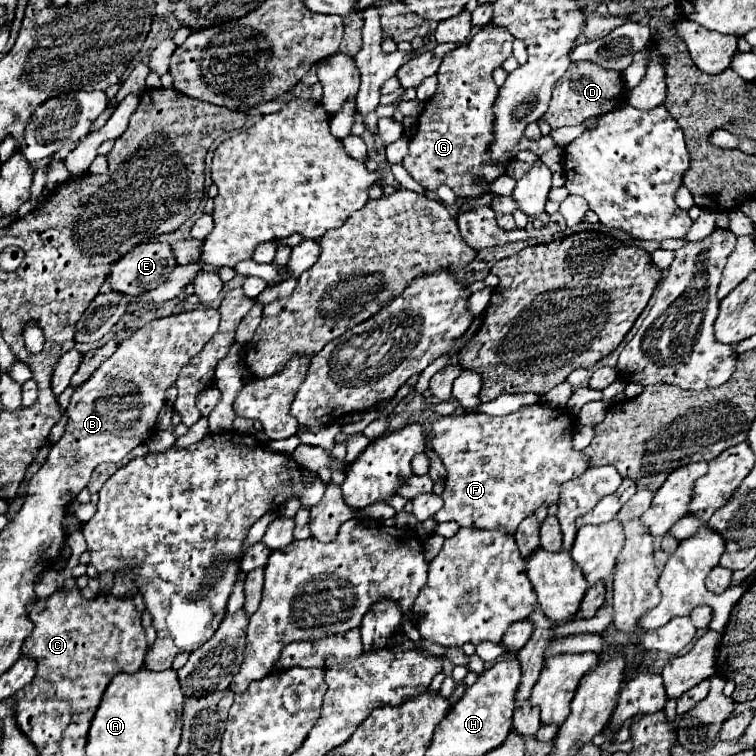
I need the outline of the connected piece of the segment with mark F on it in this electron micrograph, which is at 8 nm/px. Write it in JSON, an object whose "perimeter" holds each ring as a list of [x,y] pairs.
{"perimeter":[[[546,405],[524,407],[504,417],[492,417],[486,413],[442,417],[430,429],[432,449],[448,471],[442,491],[444,507],[434,515],[434,519],[438,523],[456,521],[462,527],[504,529],[508,533],[516,533],[526,515],[533,514],[542,504],[557,504],[560,486],[580,477],[588,469],[588,459],[572,449],[572,429],[574,417],[566,409],[550,409]]]}

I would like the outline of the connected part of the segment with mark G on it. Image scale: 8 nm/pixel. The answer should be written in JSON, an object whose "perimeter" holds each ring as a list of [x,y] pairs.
{"perimeter":[[[488,23],[488,25],[480,27],[480,31],[472,37],[470,43],[460,45],[460,47],[456,47],[444,55],[442,65],[436,73],[438,75],[438,91],[432,99],[426,101],[424,111],[416,123],[416,133],[410,139],[408,155],[402,161],[404,169],[424,189],[436,191],[436,187],[444,183],[444,185],[452,187],[458,197],[478,197],[484,193],[484,189],[474,185],[476,177],[482,177],[486,181],[494,181],[498,175],[504,173],[502,167],[486,165],[486,161],[488,161],[486,159],[486,145],[492,139],[492,125],[494,125],[492,103],[494,103],[496,93],[498,93],[498,87],[492,79],[492,71],[496,67],[500,67],[512,55],[512,43],[514,43],[514,37],[508,35],[506,27],[494,27],[494,23]]]}

